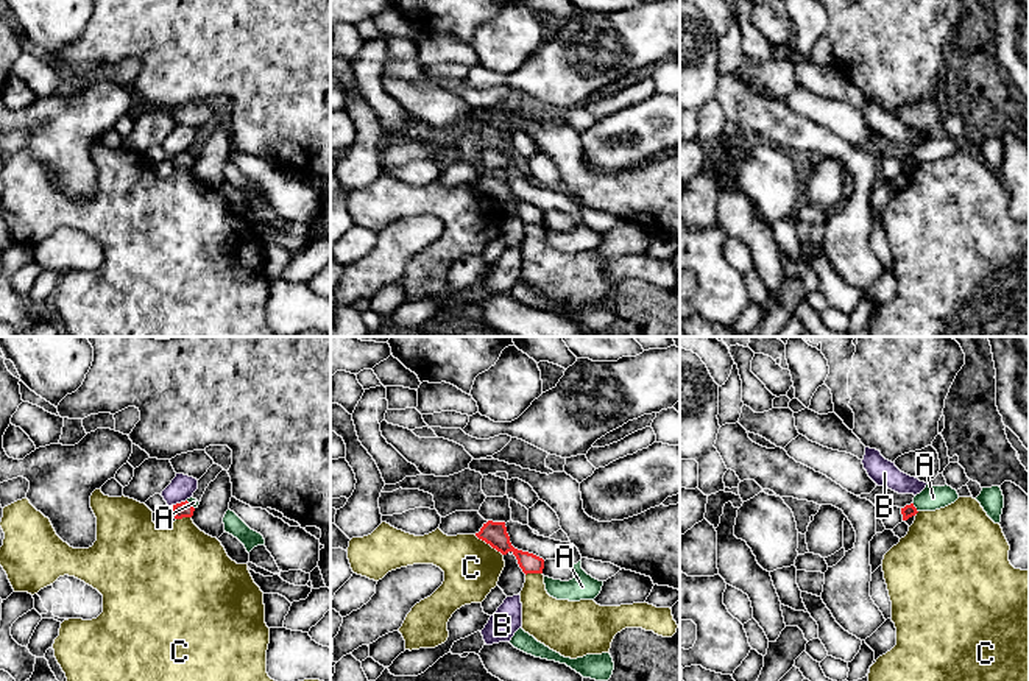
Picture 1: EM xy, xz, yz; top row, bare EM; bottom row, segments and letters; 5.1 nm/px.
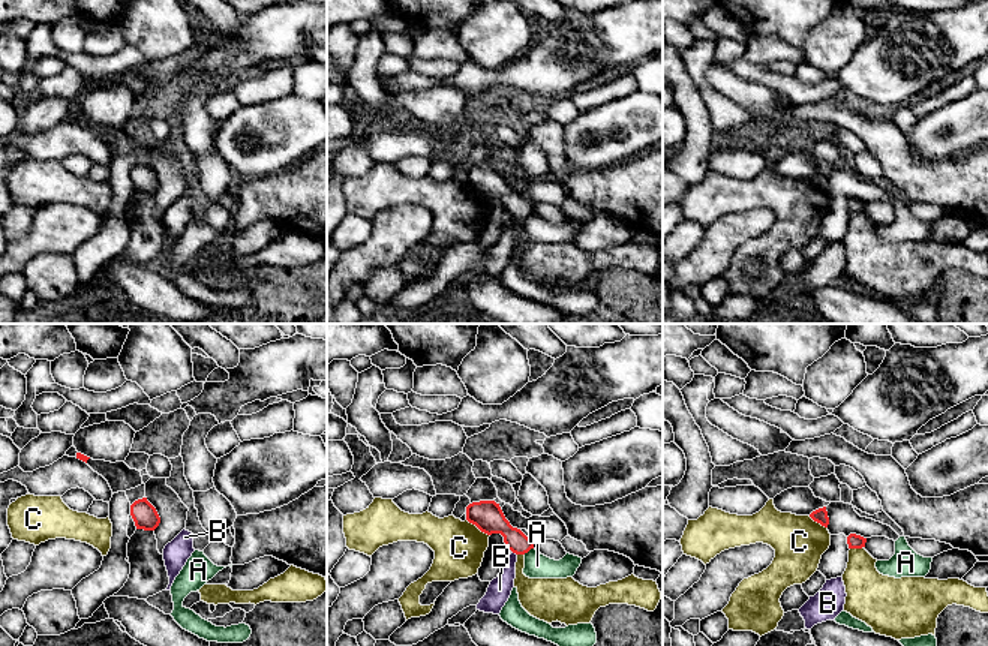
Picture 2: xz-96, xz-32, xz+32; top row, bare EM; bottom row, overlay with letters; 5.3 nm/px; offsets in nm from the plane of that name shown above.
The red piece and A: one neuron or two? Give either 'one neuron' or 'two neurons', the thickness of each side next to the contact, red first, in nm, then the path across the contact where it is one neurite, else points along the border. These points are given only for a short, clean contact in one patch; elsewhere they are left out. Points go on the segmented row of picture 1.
two neurons; 70 nm thick on the red side, 130 nm on the other; border along yz (912, 504), (917, 511)

